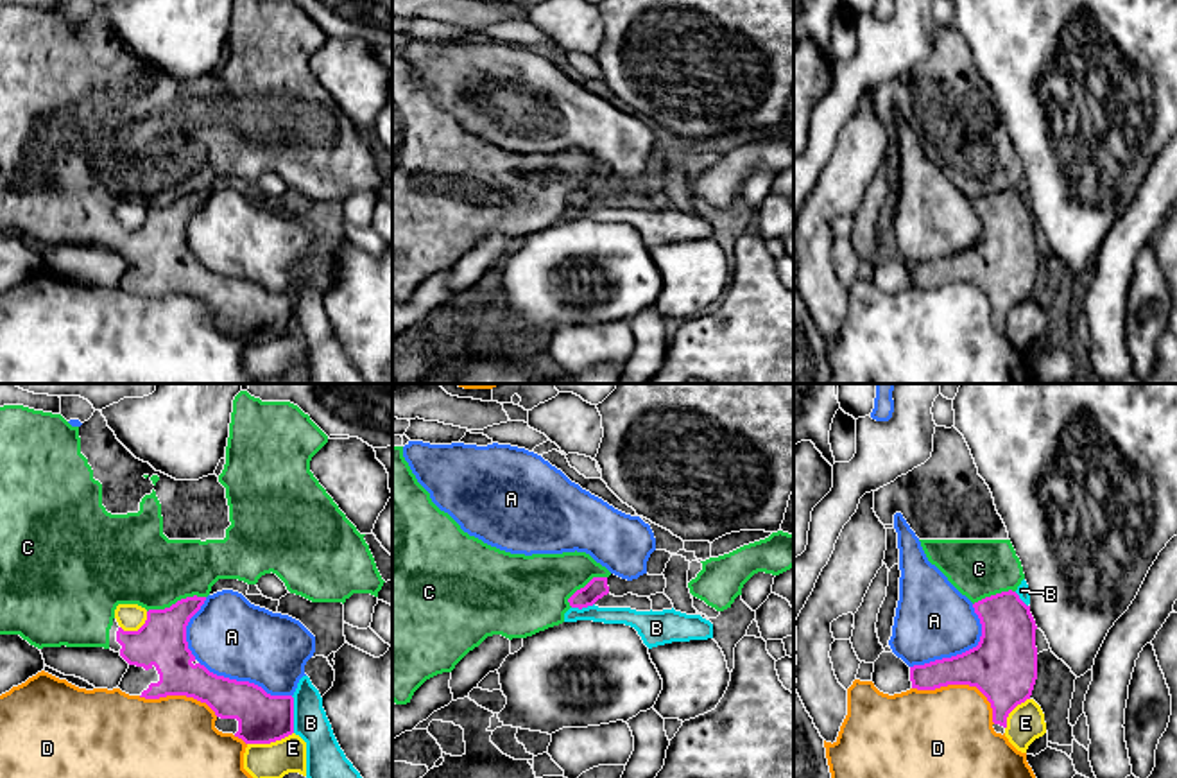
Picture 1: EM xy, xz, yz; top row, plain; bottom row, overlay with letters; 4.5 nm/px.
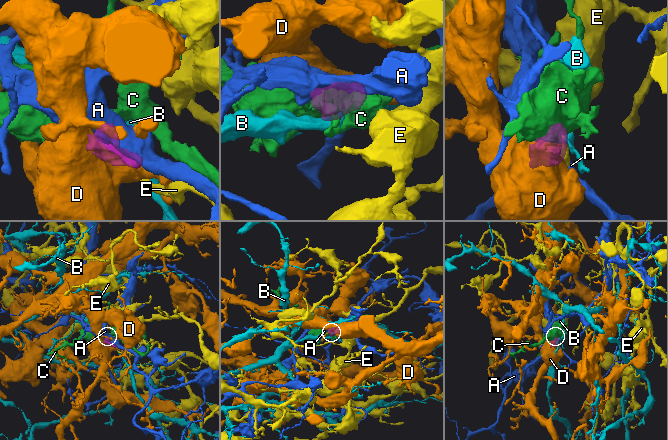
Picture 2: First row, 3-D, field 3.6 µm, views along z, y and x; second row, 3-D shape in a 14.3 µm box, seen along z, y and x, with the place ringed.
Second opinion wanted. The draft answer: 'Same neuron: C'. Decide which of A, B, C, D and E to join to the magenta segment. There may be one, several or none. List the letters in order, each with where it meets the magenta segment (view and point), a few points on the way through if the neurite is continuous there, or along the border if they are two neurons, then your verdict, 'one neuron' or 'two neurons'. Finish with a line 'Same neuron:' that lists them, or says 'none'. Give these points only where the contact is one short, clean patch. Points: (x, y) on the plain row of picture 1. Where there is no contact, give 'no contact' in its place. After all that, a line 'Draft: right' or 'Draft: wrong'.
A: yz (962, 251) | two neurons
B: xy (292, 312) | two neurons
C: xy (178, 199) | across xy (162, 239), (167, 212), (178, 199), (137, 162) | one neuron
D: yz (962, 282) | two neurons
E: xy (269, 341) | two neurons
Same neuron: C
Draft: right

